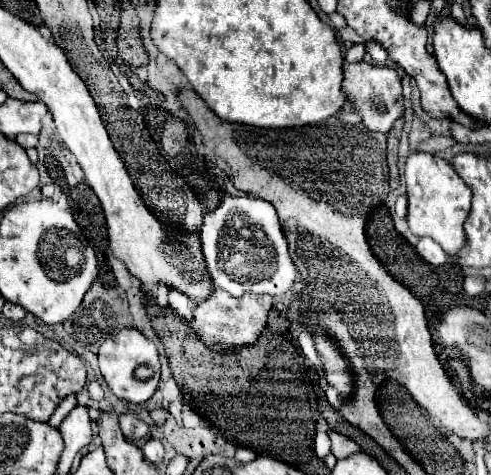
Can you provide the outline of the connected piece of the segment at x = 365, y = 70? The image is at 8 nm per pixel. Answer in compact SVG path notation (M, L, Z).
M345 63L345 81L343 89L349 95L349 101L355 103L355 111L363 117L363 123L371 131L387 133L397 119L403 117L403 87L395 69L375 67L369 63Z

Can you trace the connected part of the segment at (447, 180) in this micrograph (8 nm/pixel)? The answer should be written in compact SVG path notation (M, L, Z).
M413 153L407 159L405 165L405 181L407 181L407 197L409 197L409 227L417 237L431 237L433 241L437 241L443 251L447 253L447 257L451 257L453 263L459 263L459 253L465 247L465 231L463 231L463 223L465 217L469 215L471 209L471 189L461 181L461 177L455 173L455 169L451 167L451 163L439 155L433 153Z

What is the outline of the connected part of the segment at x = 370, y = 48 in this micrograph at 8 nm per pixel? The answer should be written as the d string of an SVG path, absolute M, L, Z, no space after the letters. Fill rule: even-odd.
M369 41L369 45L367 45L367 53L371 55L373 61L377 61L377 65L383 65L383 63L389 59L387 51L385 51L379 43L375 43L375 41Z

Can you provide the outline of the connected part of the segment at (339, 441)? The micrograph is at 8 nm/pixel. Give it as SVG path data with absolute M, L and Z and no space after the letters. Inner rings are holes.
M329 431L329 437L331 437L331 451L333 451L333 455L337 459L345 459L345 457L361 451L361 447L353 439L349 439L345 435L339 435L335 431Z

